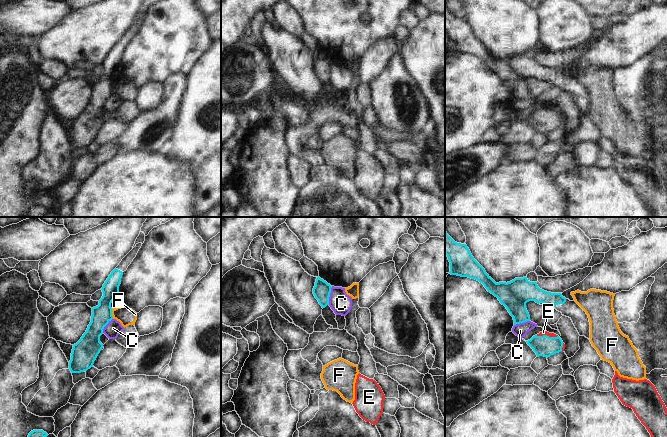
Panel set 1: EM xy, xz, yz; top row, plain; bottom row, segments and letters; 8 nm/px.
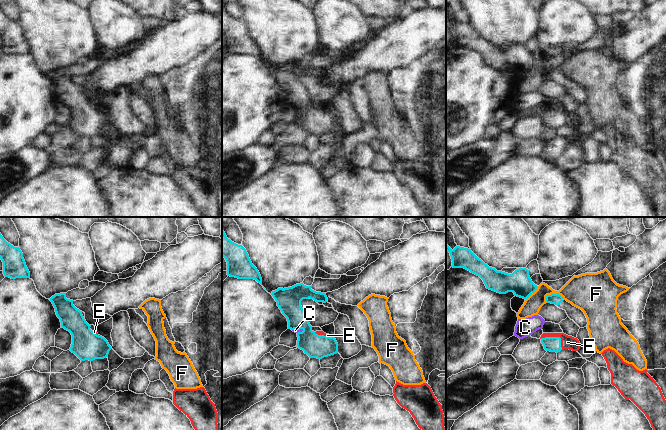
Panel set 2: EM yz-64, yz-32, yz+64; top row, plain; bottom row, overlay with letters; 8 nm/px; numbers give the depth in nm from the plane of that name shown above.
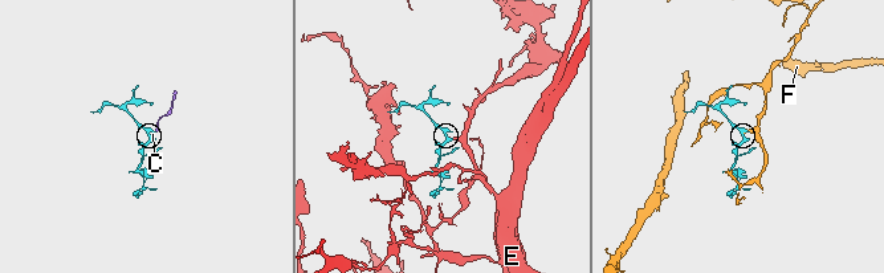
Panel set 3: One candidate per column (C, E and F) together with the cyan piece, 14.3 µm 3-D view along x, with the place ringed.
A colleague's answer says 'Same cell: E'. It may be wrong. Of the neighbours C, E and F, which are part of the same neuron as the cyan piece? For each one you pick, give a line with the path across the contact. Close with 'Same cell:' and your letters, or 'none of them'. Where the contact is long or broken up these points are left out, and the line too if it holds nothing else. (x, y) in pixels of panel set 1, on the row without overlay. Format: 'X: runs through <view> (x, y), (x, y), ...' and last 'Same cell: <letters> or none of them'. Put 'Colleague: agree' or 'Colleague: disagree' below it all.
E: runs through yz (546, 122), (546, 111), (543, 108)
Same cell: E
Colleague: agree

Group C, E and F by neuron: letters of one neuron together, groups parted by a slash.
C / E / F

